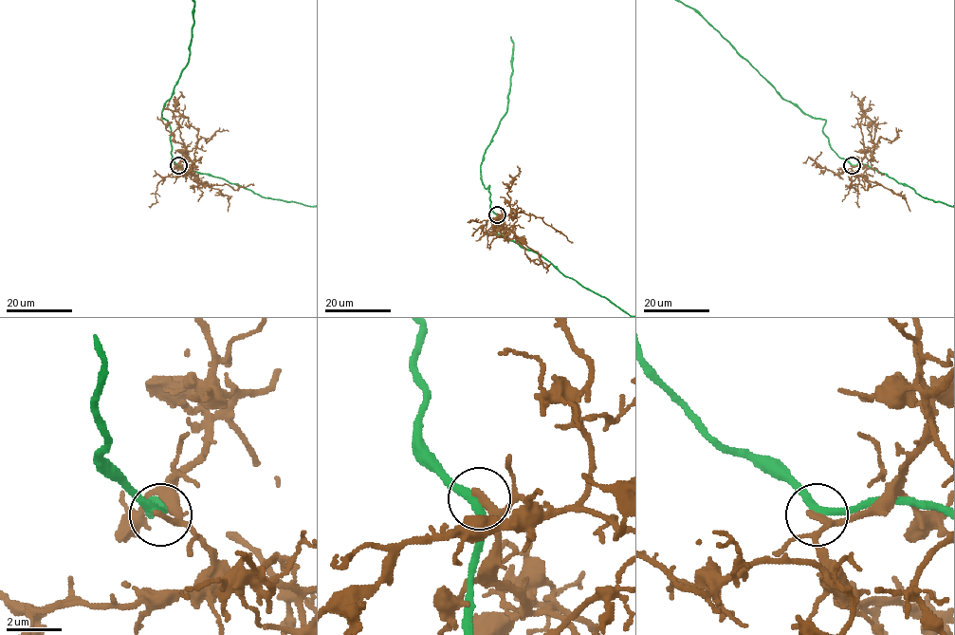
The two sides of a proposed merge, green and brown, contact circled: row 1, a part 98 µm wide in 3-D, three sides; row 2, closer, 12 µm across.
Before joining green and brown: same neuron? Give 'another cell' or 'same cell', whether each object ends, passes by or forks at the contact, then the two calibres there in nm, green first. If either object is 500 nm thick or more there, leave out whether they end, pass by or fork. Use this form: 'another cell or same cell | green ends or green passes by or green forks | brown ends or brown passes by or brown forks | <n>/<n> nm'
another cell | green passes by | brown passes by | 280/190 nm

